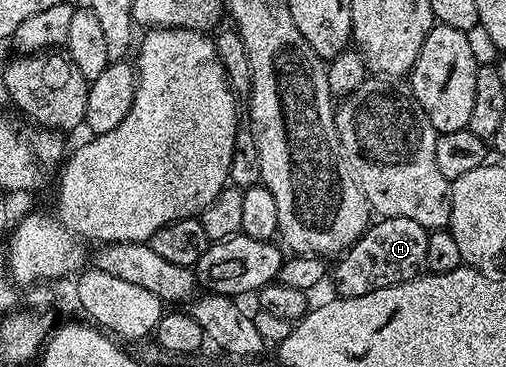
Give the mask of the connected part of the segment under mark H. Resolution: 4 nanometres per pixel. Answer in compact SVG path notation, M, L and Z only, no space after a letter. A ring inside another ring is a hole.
M382 218L366 227L366 231L354 241L353 246L337 259L338 267L333 267L333 293L340 298L368 296L380 288L395 286L417 278L426 270L428 240L430 235L416 220L403 218Z

